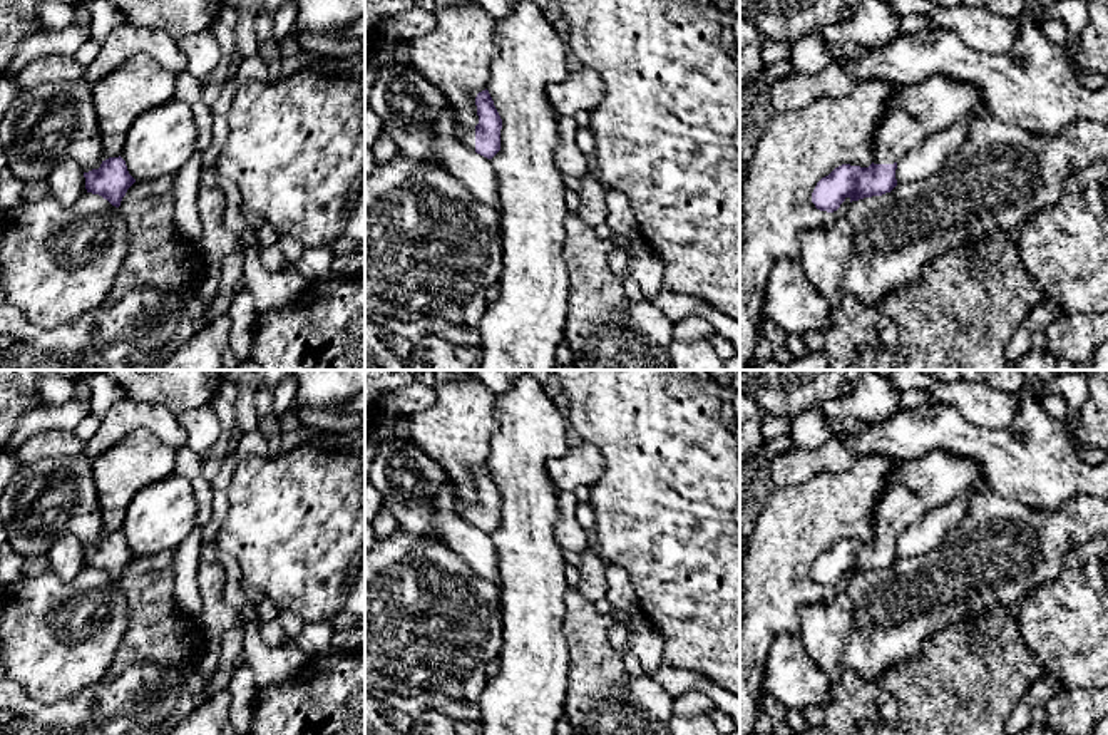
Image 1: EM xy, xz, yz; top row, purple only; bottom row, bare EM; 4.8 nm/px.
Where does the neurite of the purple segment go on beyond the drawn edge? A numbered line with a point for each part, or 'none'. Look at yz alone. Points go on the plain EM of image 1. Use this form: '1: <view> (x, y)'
1: yz (916, 486)

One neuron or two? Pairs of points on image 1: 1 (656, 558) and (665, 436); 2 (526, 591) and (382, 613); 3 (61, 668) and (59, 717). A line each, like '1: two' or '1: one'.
1: one
2: two
3: two

